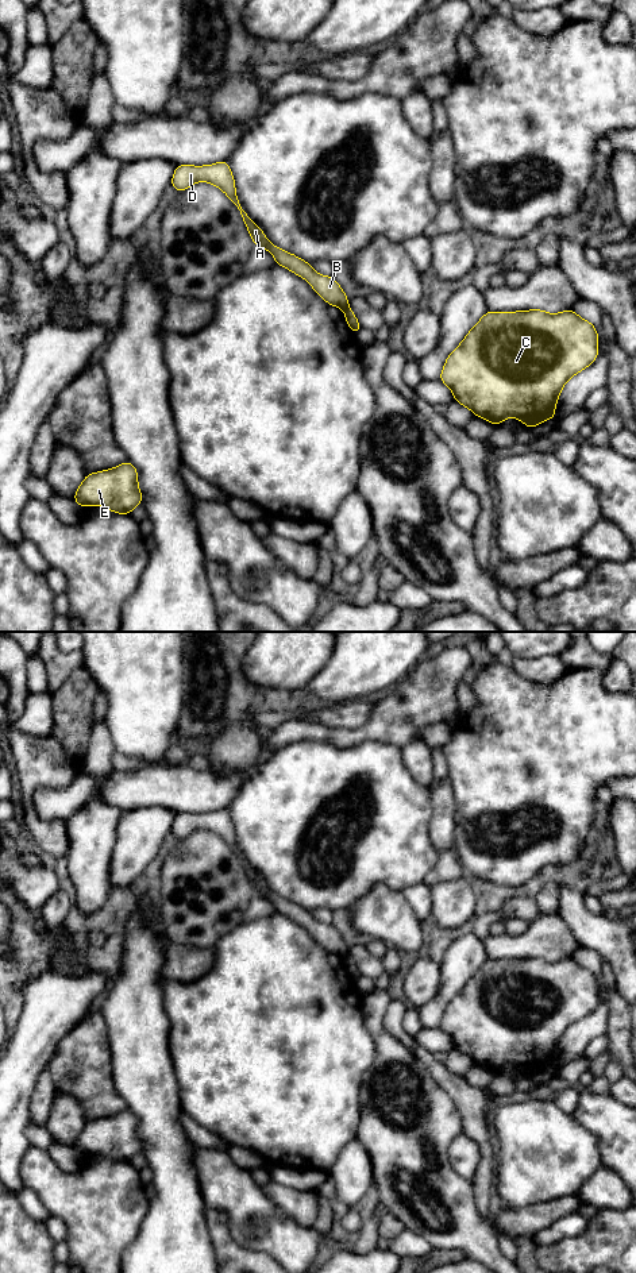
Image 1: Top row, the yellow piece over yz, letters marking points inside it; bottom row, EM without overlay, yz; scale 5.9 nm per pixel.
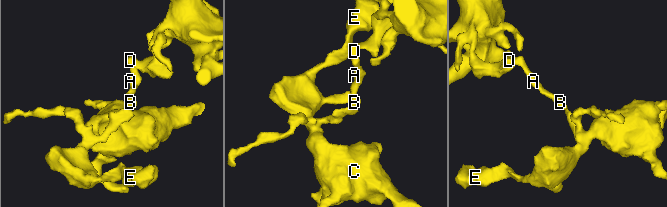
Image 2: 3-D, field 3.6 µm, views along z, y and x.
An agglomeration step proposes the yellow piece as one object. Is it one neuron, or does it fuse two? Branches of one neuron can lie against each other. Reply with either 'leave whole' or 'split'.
split

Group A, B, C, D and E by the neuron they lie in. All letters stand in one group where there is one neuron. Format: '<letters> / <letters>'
A B D / C E

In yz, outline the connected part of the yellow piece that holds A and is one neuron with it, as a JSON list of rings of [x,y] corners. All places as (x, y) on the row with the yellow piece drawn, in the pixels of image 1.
[[[227,161],[207,166],[176,166],[171,185],[176,190],[182,192],[194,182],[200,181],[213,184],[230,197],[232,204],[238,208],[254,240],[254,244],[270,251],[277,265],[286,267],[288,270],[307,279],[313,290],[329,305],[338,306],[343,310],[348,306],[348,298],[332,277],[325,277],[316,273],[308,262],[281,250],[280,247],[275,247],[267,240],[263,231],[248,217],[242,204],[239,202],[235,190],[234,175]]]

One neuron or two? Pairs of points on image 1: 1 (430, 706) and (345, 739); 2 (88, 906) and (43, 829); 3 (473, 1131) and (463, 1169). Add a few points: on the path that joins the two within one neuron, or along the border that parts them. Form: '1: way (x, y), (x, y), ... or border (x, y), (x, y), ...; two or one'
1: way (408, 709), (399, 718), (366, 732); one
2: border (65, 824), (66, 853), (64, 856); two
3: border (462, 1131), (478, 1148), (480, 1162), (477, 1171); two

